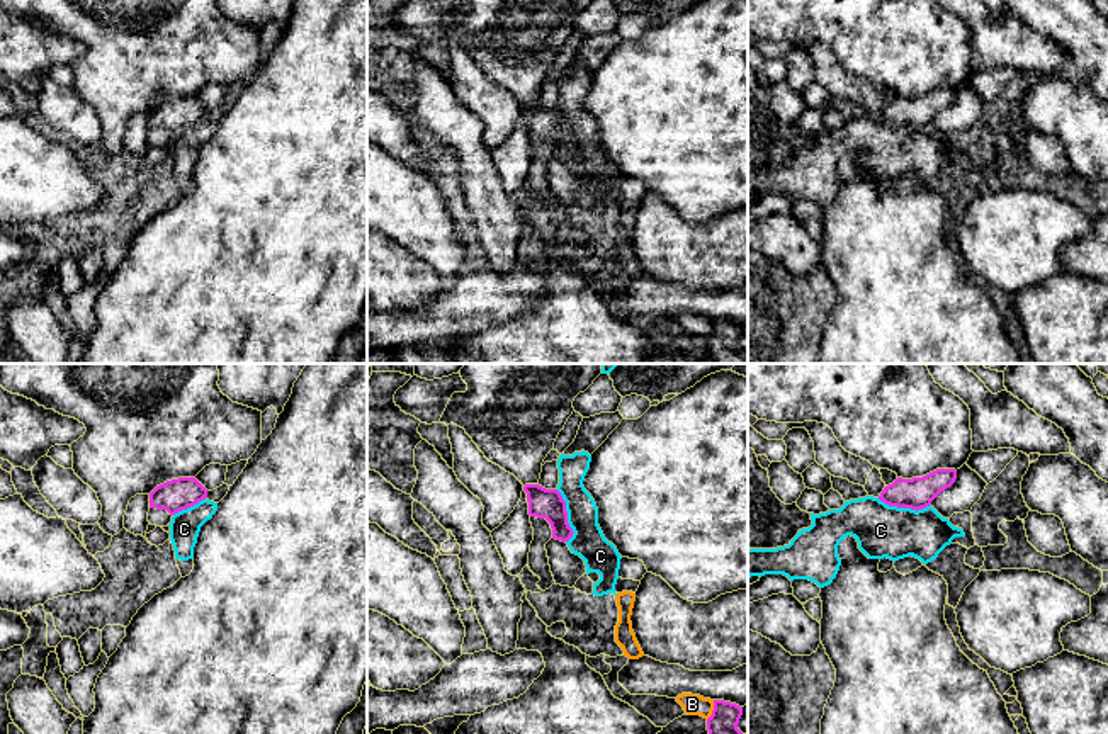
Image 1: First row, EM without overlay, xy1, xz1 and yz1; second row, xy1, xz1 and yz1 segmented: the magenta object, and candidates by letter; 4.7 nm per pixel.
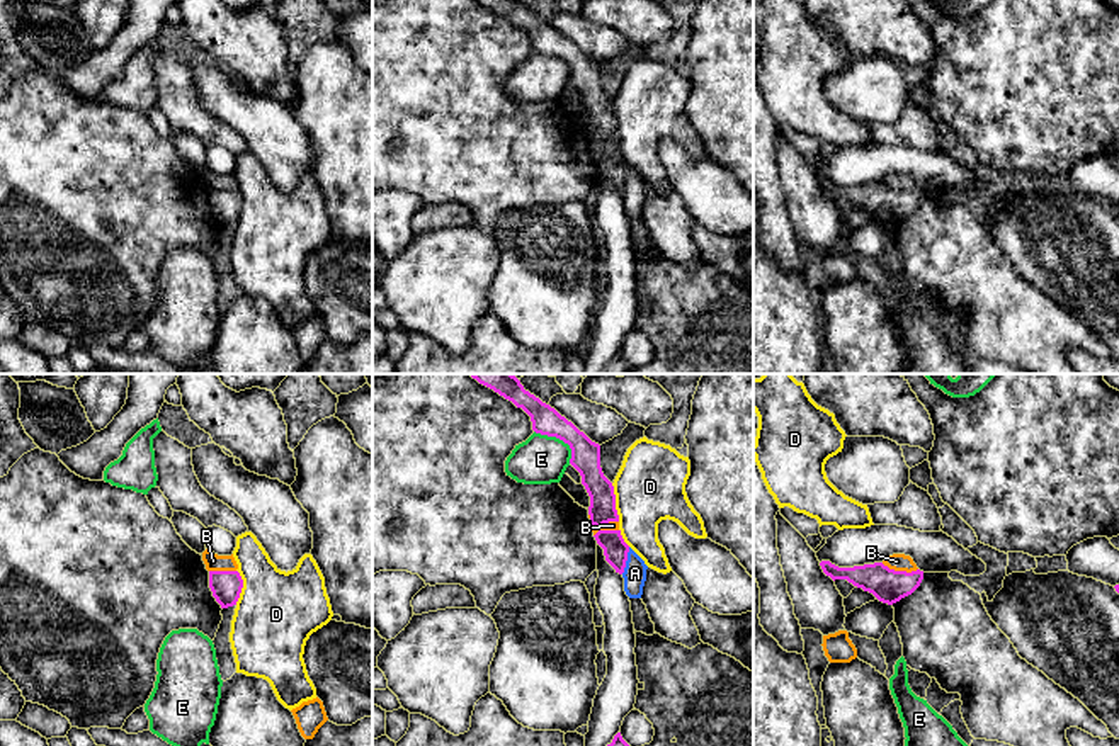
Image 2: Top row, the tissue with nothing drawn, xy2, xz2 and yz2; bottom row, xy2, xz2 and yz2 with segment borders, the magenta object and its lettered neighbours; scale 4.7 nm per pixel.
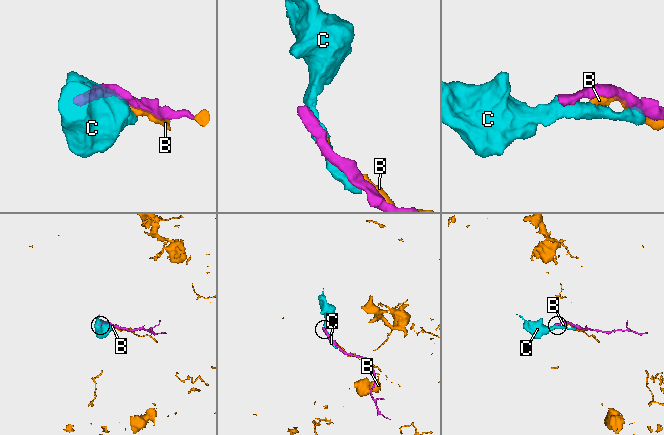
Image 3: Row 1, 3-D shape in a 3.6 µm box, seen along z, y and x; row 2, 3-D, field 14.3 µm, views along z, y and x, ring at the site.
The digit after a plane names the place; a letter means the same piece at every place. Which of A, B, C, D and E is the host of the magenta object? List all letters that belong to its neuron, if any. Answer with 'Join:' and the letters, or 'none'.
Join: none

